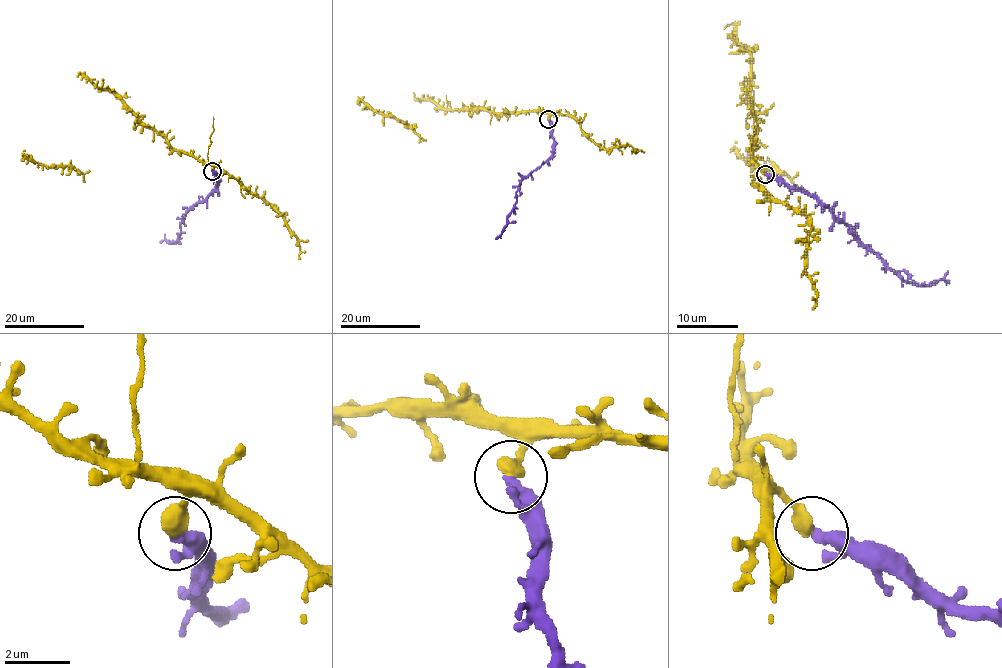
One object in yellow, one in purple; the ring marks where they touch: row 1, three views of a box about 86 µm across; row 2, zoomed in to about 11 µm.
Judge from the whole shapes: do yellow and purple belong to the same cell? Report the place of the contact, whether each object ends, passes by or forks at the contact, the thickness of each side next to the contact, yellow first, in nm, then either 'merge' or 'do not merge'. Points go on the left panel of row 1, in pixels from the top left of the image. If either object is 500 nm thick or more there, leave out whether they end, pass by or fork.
(212, 171) | yellow ends | purple ends | 480/360 nm | do not merge

